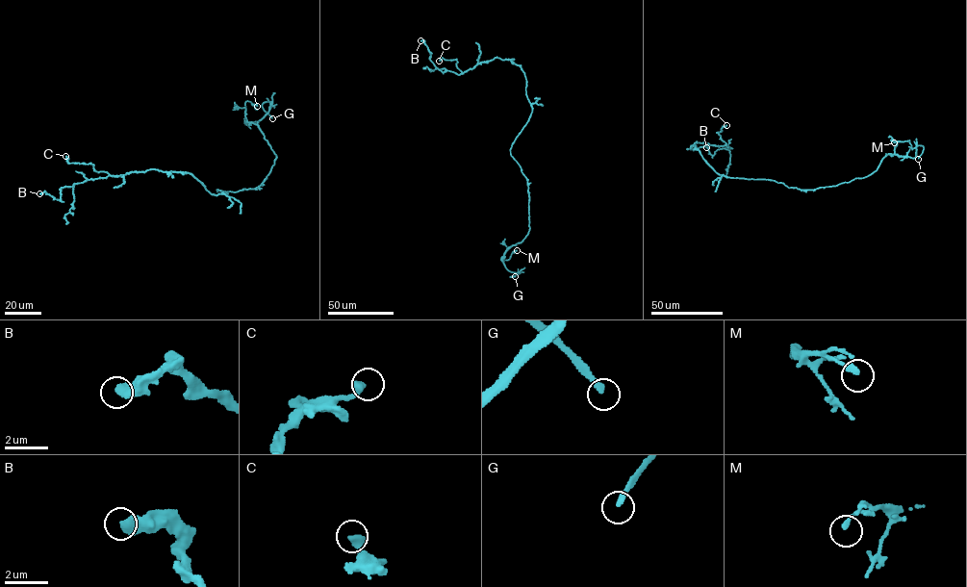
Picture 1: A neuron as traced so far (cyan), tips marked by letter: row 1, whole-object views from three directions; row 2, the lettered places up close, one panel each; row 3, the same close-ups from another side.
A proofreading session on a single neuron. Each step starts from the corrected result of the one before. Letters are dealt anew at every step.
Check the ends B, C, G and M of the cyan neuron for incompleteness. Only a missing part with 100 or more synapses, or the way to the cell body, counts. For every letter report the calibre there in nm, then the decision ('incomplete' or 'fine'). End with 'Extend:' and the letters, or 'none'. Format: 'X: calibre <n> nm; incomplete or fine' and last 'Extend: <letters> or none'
B: calibre 460 nm; fine
C: calibre 400 nm; fine
G: calibre 240 nm; incomplete
M: calibre 200 nm; fine
Extend: G

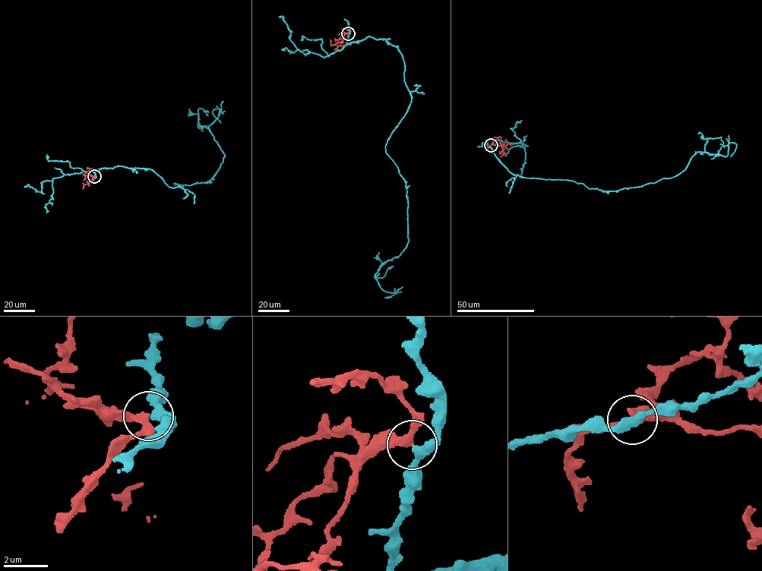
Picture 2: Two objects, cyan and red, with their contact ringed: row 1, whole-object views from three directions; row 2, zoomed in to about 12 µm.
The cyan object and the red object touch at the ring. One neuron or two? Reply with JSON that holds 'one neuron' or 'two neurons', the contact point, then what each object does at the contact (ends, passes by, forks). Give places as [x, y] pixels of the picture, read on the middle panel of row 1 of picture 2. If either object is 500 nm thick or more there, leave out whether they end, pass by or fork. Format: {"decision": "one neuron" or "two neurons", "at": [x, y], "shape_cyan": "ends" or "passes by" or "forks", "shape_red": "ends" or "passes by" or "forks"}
{"decision": "two neurons", "at": [348, 33], "shape_cyan": "passes by", "shape_red": "passes by"}

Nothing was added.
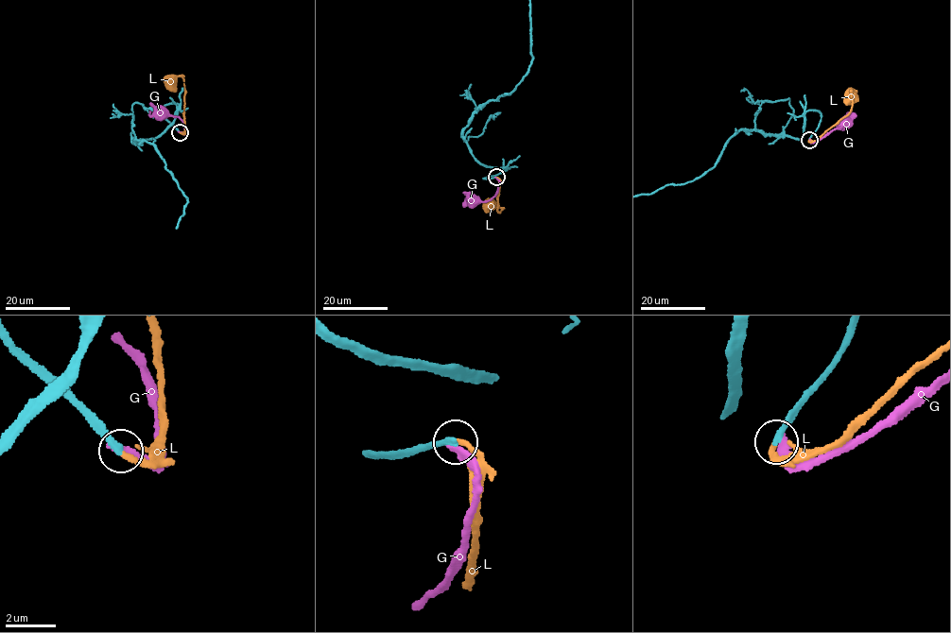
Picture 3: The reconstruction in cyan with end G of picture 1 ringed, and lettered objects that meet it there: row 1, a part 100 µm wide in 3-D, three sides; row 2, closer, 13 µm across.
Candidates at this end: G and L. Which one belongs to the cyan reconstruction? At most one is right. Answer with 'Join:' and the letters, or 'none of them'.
Join: L

